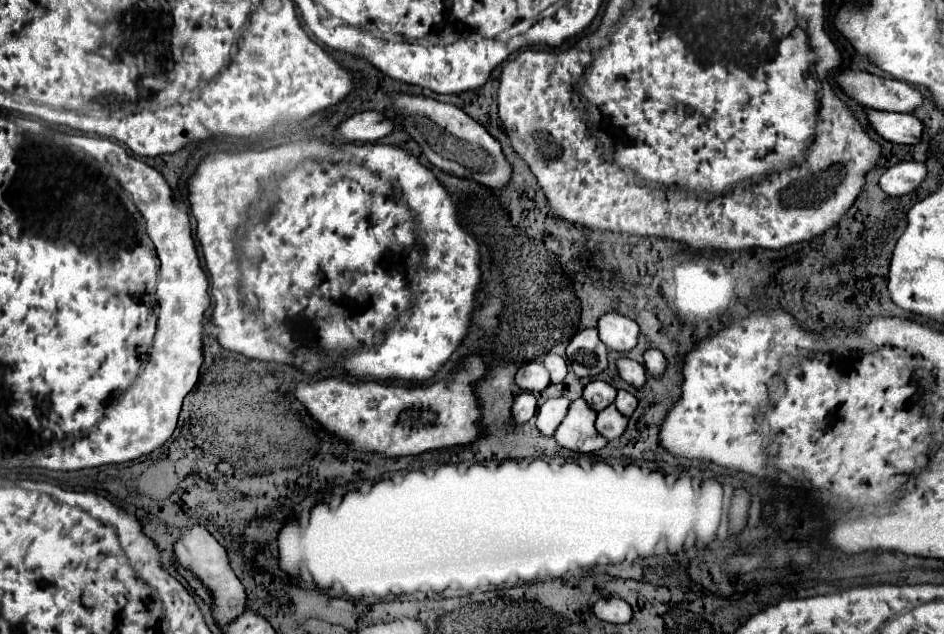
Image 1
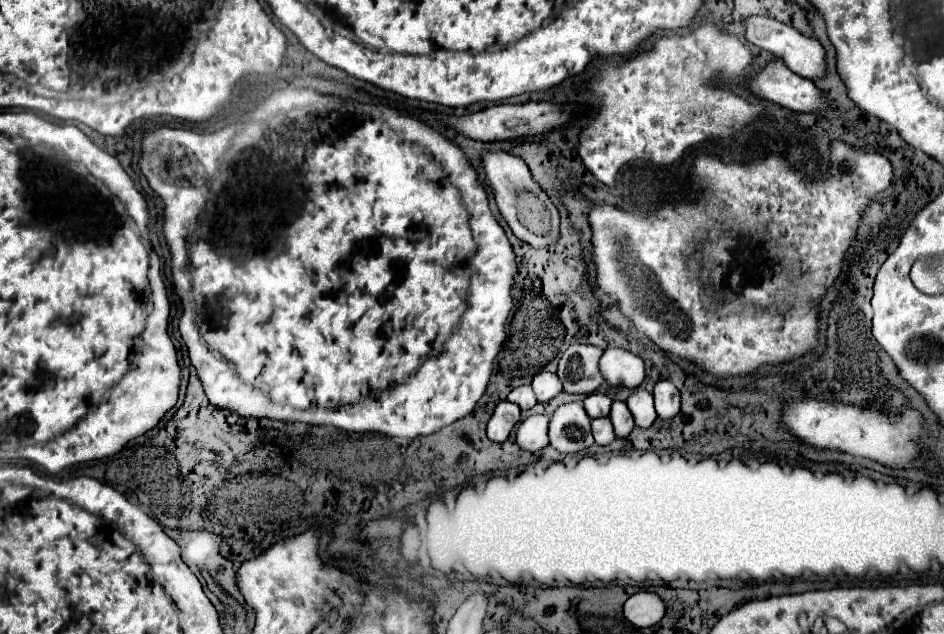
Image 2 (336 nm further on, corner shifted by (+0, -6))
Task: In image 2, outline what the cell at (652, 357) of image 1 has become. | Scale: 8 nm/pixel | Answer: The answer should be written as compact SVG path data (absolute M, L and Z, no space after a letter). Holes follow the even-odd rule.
M667 378L659 380L653 388L653 398L655 398L655 410L657 410L659 418L667 420L679 412L681 394L671 380L667 380Z

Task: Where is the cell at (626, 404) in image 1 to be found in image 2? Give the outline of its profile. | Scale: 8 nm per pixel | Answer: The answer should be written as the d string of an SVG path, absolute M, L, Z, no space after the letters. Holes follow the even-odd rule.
M613 402L609 418L611 418L613 428L615 428L615 434L617 434L619 438L629 436L629 432L631 432L633 426L635 426L635 422L633 422L633 414L629 412L629 408L627 408L625 402Z

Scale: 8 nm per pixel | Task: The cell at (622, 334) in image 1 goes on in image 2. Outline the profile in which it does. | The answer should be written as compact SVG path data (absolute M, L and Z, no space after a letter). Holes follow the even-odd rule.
M609 346L601 360L599 360L601 372L605 376L605 380L613 386L627 386L627 388L637 388L641 384L641 380L645 378L645 364L643 360L625 350L625 348L615 348Z

